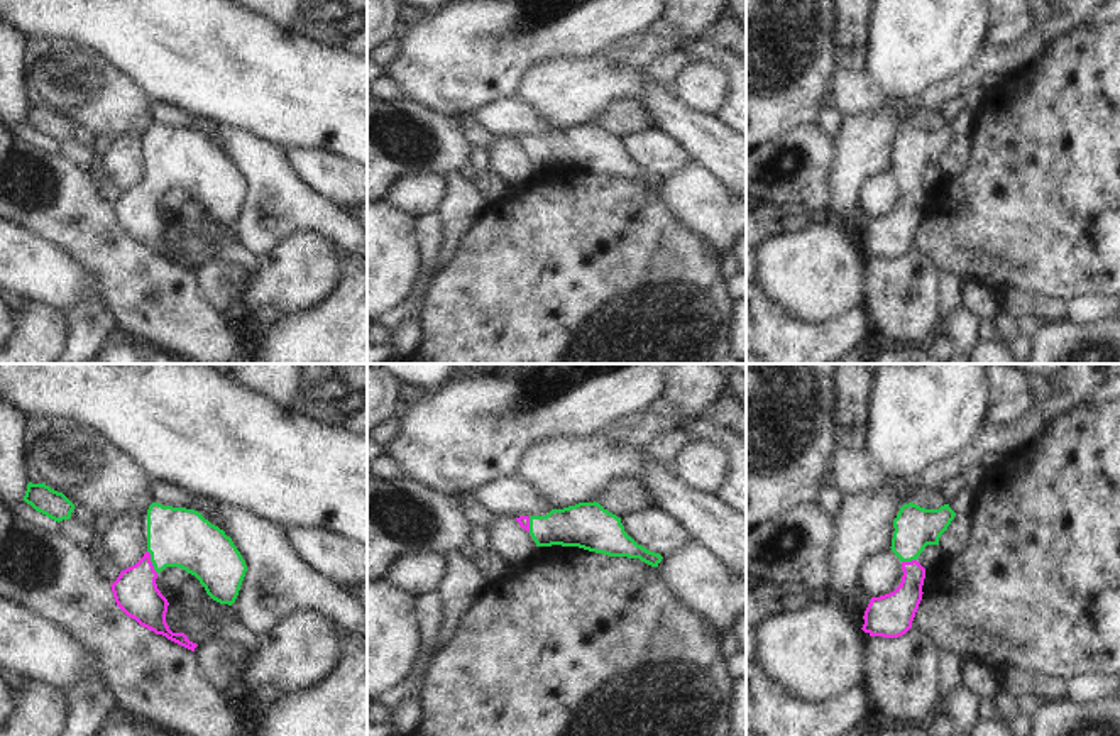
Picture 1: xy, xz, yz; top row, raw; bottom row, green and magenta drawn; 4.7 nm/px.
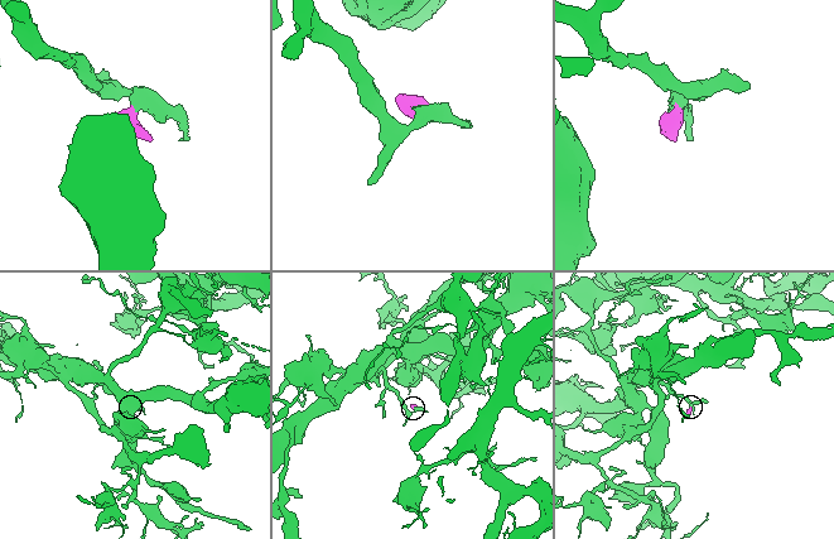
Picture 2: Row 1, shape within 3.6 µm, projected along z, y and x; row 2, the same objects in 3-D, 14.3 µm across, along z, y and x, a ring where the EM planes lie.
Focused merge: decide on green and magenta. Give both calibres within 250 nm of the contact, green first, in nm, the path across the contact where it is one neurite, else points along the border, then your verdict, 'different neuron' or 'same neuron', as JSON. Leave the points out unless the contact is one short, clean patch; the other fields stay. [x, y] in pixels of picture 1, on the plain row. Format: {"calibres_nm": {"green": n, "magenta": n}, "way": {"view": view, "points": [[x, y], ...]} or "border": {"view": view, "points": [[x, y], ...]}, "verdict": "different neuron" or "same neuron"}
{"calibres_nm": {"green": 280, "magenta": 220}, "way": {"view": "xy", "points": [[176, 158], [151, 181], [136, 207], [136, 214]]}, "verdict": "same neuron"}

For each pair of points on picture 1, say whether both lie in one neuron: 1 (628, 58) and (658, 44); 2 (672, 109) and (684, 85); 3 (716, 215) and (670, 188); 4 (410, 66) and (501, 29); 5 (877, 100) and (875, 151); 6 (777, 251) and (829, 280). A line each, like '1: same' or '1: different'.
1: same
2: different
3: same
4: same
5: different
6: same

